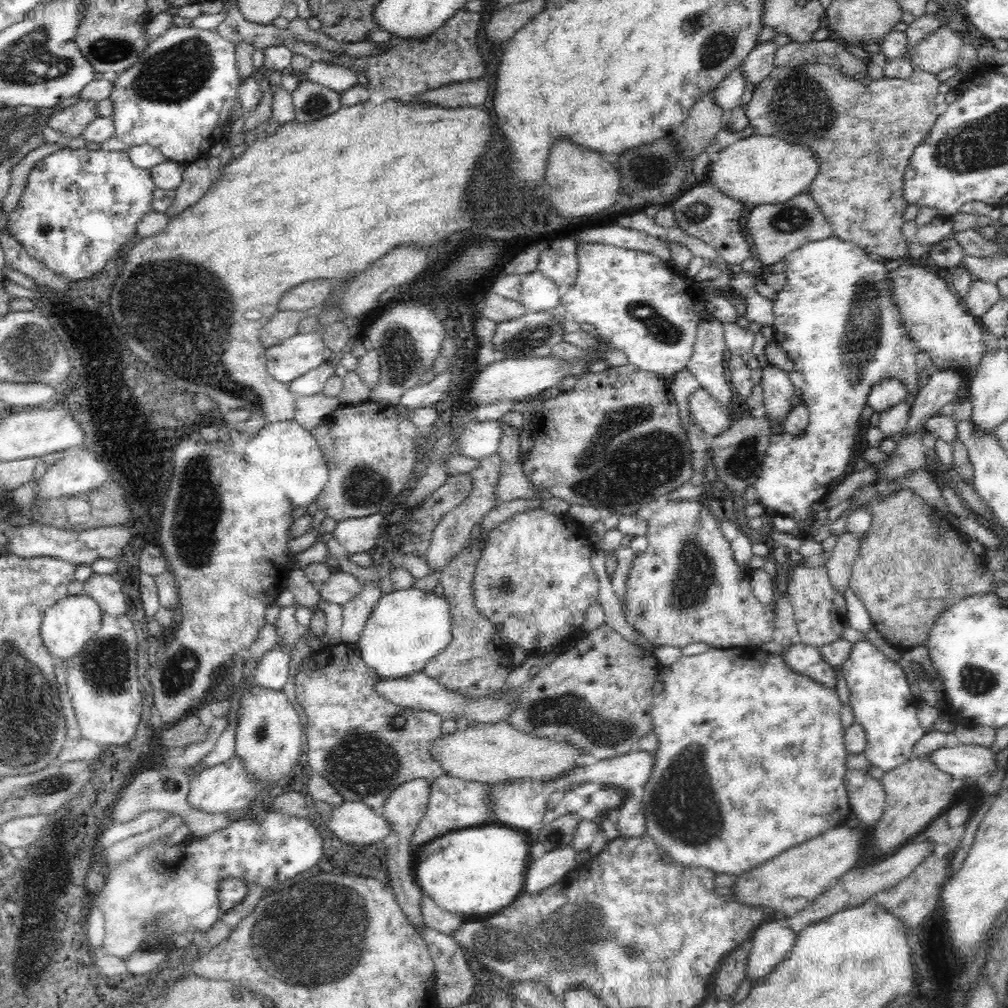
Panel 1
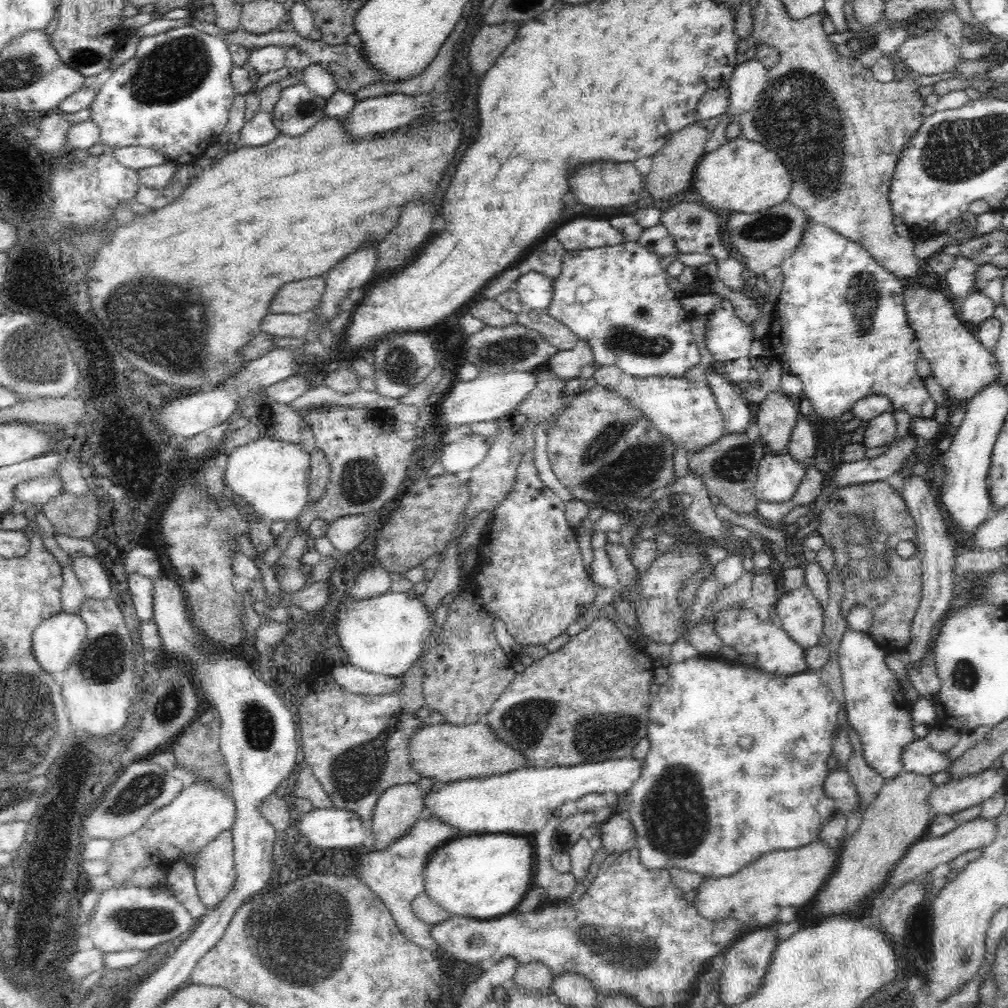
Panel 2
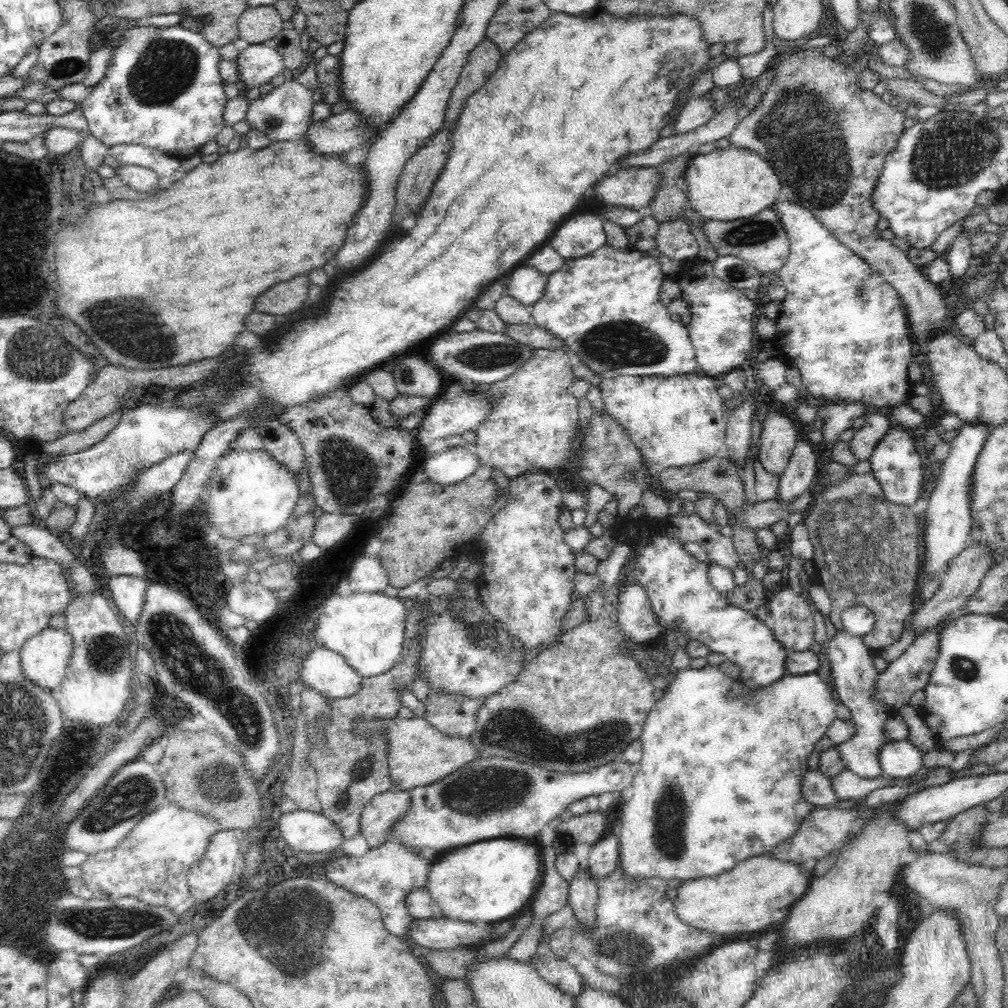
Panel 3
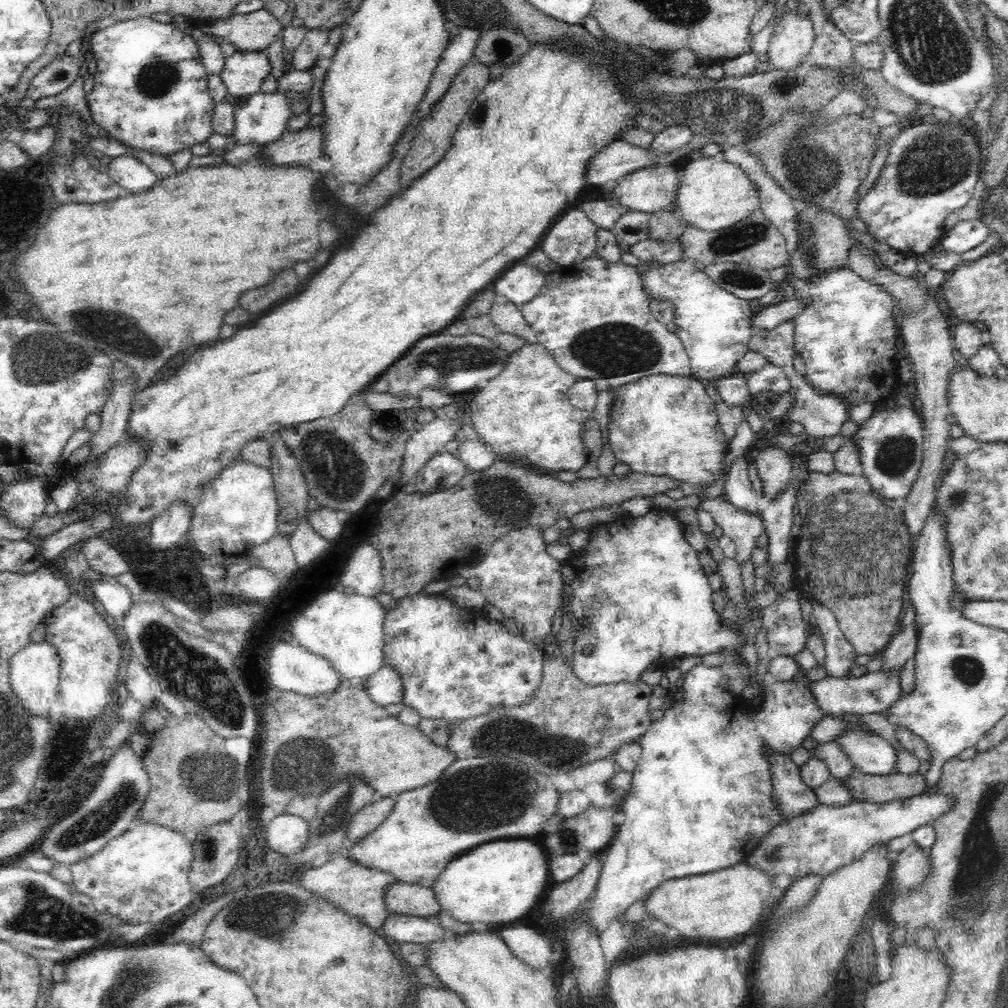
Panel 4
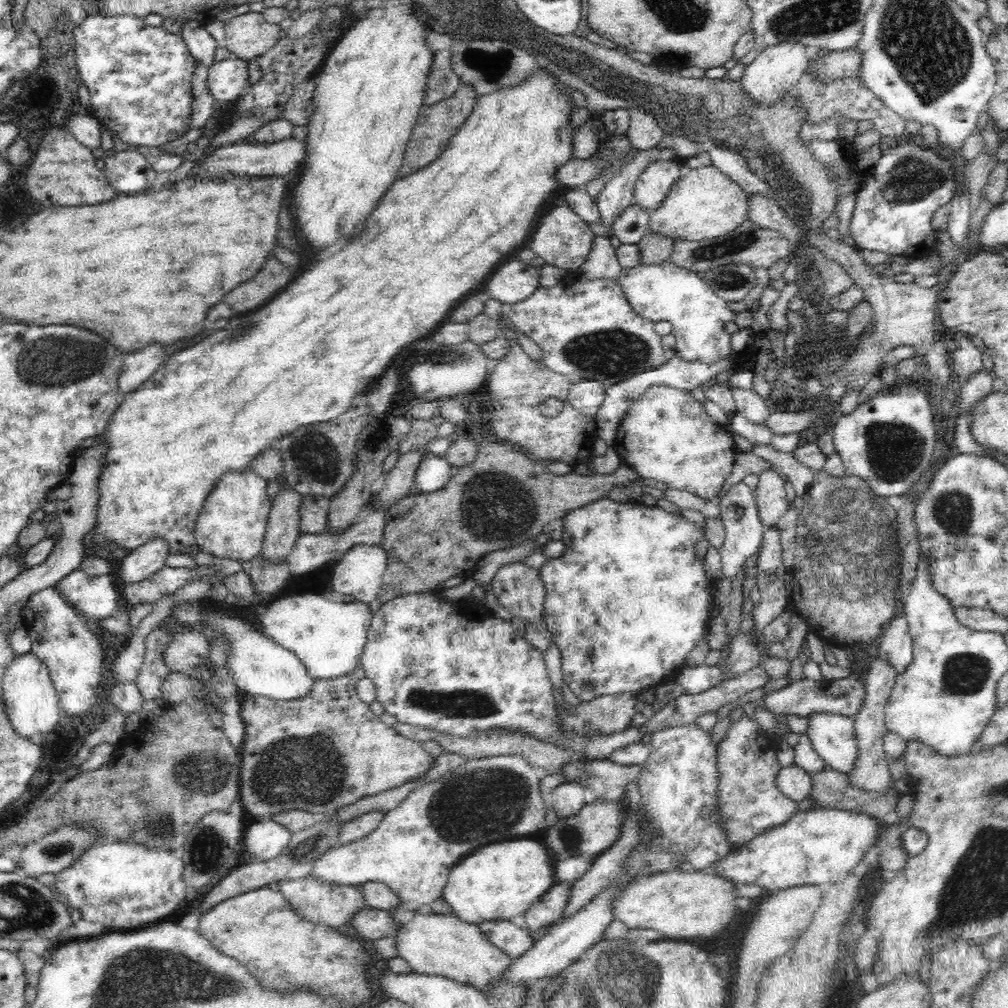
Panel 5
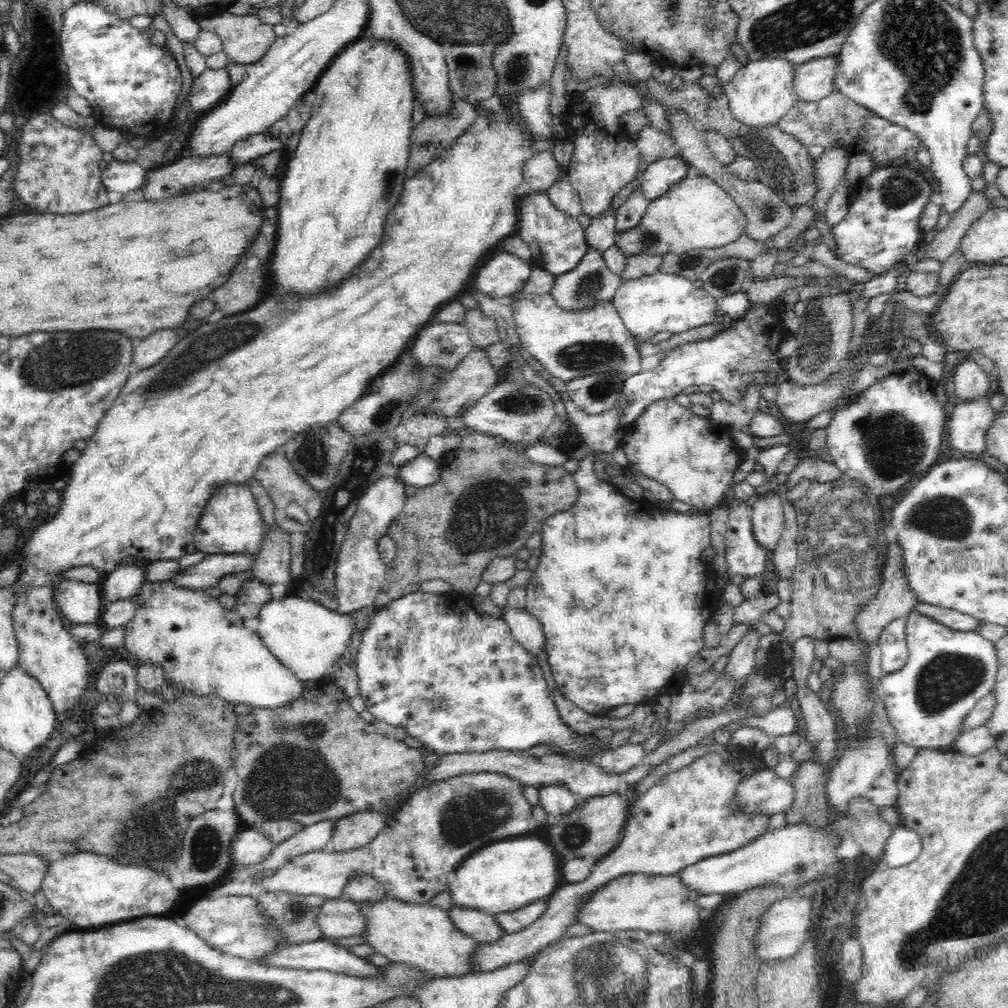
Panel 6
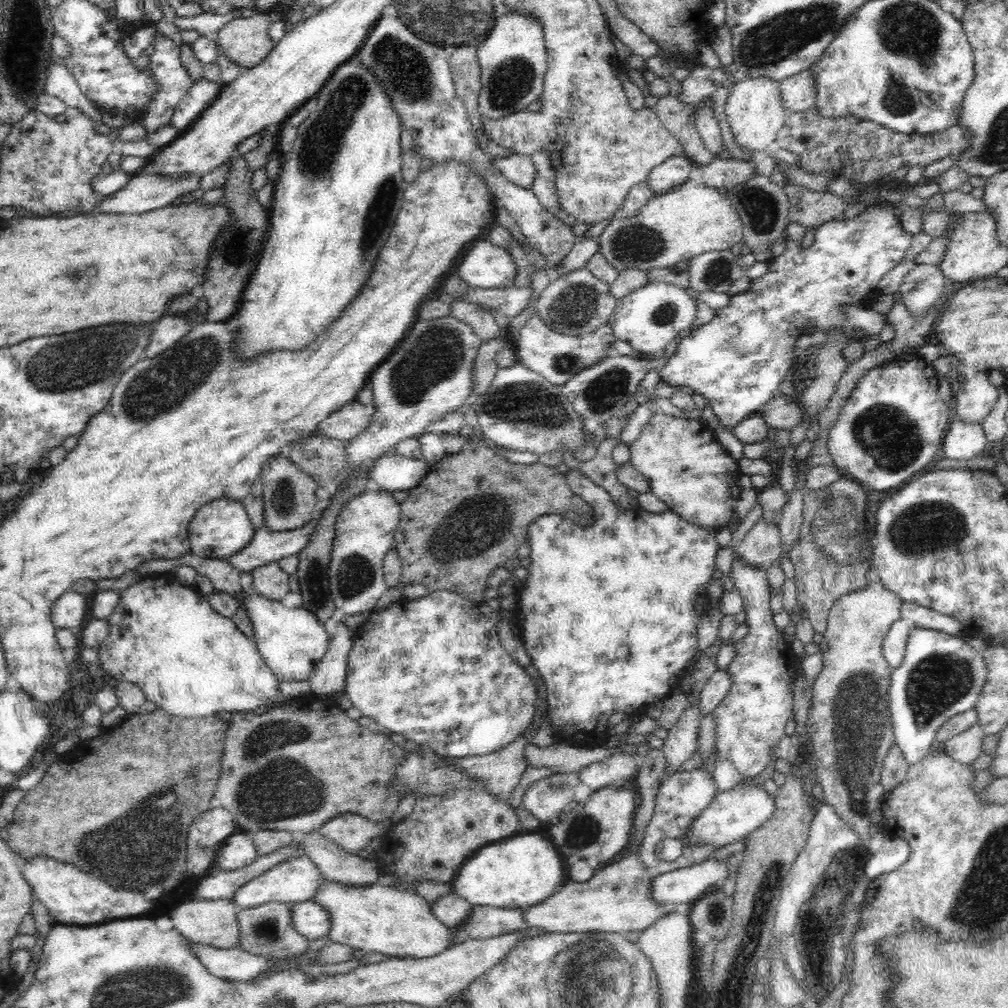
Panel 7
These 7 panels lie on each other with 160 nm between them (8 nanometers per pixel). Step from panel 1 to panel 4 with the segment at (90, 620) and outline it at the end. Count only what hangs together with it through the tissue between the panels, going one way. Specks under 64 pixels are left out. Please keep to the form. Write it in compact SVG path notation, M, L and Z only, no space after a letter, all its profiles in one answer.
M30 642L12 658L9 668L9 681L13 693L24 705L24 710L32 716L49 718L52 702L57 699L59 690L61 658L55 646L46 642Z

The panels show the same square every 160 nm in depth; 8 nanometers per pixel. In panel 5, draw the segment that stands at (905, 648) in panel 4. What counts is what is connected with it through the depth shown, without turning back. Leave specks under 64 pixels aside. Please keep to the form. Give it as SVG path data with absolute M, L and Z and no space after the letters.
M879 656L874 660L874 663L872 663L871 668L866 674L863 703L854 716L857 757L853 767L847 772L849 784L856 788L869 790L870 792L896 790L896 786L894 786L895 780L892 779L892 775L890 775L888 758L884 753L883 738L887 731L884 708L886 702L888 702L888 697L892 692L892 687L894 686L897 676L897 670L894 670L894 667L887 662L887 660L883 660L883 658L880 658Z

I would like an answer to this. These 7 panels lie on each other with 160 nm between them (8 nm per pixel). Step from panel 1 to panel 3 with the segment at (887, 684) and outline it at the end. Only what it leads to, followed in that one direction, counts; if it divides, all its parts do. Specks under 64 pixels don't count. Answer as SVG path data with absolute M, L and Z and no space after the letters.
M844 629L837 631L828 641L828 647L825 648L835 689L841 702L850 709L851 720L856 725L856 735L847 742L837 745L843 760L843 768L858 776L868 778L882 776L879 750L882 745L892 742L885 736L884 723L887 718L898 713L875 697L875 684L879 672L872 663L874 658L870 652L873 651L862 642L861 636L854 636Z

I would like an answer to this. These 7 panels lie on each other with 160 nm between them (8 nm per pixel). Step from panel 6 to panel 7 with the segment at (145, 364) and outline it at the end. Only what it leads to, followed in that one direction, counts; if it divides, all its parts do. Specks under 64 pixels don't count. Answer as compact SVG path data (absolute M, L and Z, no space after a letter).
M166 316L162 318L152 332L152 340L146 348L146 356L152 358L164 352L169 346L178 342L182 336L188 334L192 326L193 324L188 323L185 317Z

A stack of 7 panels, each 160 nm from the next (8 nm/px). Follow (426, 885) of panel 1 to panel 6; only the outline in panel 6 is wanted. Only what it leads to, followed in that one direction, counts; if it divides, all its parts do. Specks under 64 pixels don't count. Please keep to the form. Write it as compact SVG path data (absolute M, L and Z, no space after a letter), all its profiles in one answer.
M516 836L502 842L494 842L484 846L470 855L454 871L456 879L447 887L452 902L460 907L474 909L491 915L499 912L510 912L528 906L538 898L548 899L551 894L563 883L560 864L556 860L554 849L536 836Z

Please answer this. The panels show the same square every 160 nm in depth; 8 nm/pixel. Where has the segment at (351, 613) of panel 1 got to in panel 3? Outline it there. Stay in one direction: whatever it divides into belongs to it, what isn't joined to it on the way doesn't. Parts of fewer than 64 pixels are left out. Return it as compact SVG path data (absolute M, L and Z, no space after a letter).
M360 554L350 570L351 593L381 594L389 584L389 576L376 556Z

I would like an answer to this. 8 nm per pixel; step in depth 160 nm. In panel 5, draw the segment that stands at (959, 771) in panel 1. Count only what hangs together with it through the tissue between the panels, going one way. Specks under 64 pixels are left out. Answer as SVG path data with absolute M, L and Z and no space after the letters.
M830 713L807 716L807 736L828 769L847 773L857 757L855 717Z

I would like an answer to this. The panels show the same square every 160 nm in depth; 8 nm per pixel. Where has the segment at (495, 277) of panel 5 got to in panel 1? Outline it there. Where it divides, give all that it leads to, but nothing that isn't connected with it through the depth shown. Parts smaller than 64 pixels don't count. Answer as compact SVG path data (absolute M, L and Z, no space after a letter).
M536 270L522 278L520 302L525 308L533 311L559 310L561 289L554 281L546 278L542 272Z

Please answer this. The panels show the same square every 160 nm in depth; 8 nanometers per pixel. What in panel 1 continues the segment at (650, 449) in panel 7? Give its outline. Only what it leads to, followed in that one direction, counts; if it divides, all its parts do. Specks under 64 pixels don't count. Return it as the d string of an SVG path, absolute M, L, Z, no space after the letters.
M702 387L697 388L688 396L688 412L693 424L697 424L702 432L714 437L729 429L734 421L730 417L728 407L723 408Z

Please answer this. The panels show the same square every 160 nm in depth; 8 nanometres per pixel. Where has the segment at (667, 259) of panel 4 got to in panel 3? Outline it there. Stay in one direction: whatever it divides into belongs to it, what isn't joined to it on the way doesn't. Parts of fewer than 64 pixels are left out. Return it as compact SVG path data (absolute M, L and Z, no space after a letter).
M686 219L666 220L658 227L655 236L655 248L661 255L676 261L696 258L698 243L690 231Z

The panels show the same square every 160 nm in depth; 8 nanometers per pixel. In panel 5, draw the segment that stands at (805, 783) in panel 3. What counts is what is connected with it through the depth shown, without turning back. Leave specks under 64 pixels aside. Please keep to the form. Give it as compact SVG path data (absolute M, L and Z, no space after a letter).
M748 717L736 721L728 729L726 737L717 744L716 766L719 772L719 789L717 794L717 820L727 834L727 841L733 846L741 846L762 834L765 830L774 828L786 822L794 813L798 802L786 798L777 788L776 775L780 772L780 765L776 759L778 742L758 725L758 722Z

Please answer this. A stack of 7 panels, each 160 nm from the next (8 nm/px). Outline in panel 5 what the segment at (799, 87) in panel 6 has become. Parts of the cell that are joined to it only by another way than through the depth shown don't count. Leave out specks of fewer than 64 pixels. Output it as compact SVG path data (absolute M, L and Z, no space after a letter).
M855 47L844 51L830 51L820 60L815 60L812 56L809 60L805 72L809 72L813 80L830 82L830 80L836 80L836 78L857 76L862 55Z

